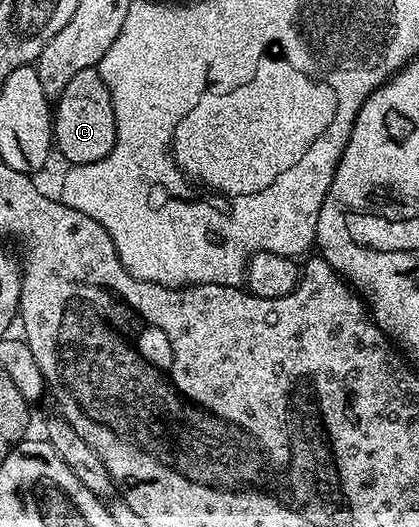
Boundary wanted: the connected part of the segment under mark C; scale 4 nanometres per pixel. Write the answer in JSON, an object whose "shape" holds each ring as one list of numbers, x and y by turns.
{"shape":[[96,68,81,69,53,103,53,143,68,164,101,161,113,149,117,137,117,121,109,85]]}

